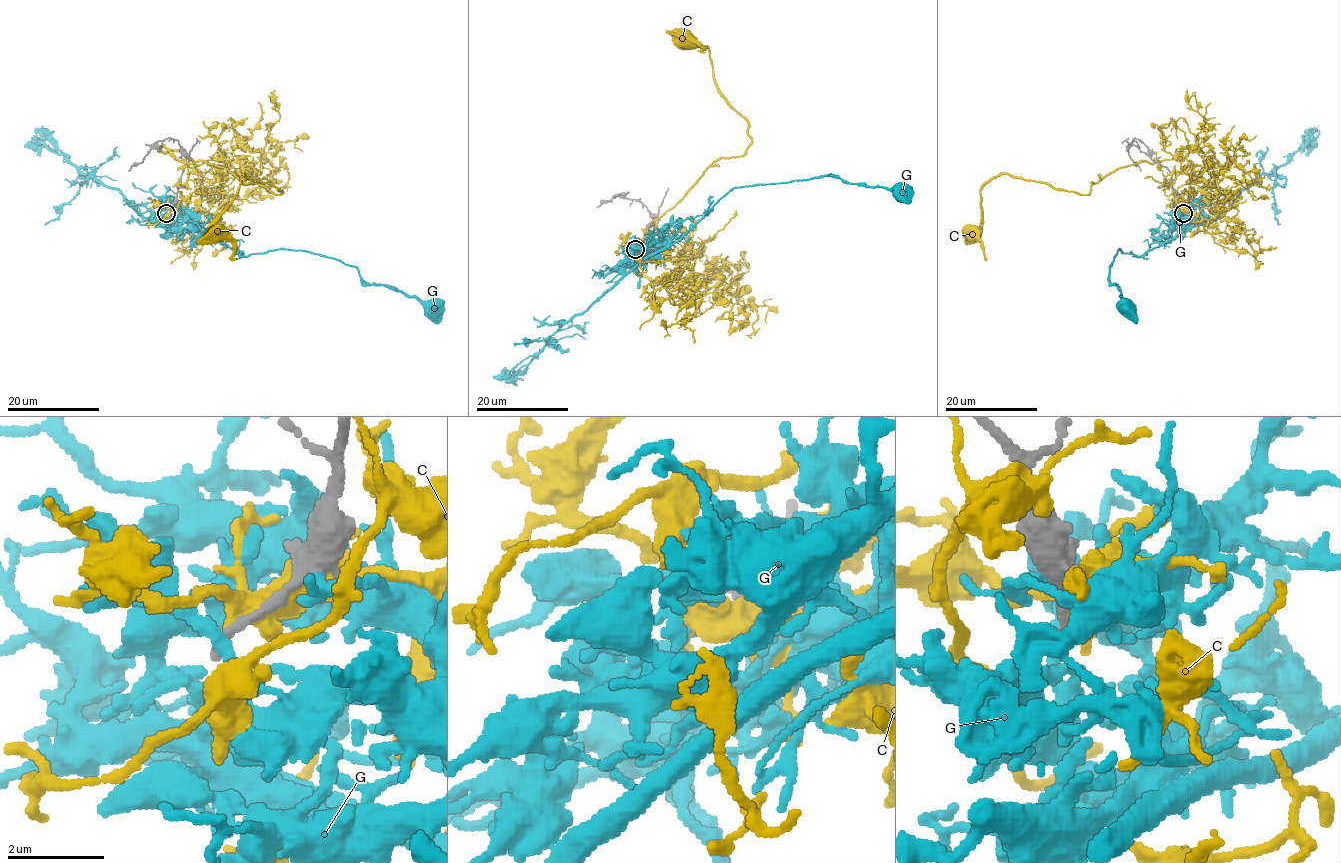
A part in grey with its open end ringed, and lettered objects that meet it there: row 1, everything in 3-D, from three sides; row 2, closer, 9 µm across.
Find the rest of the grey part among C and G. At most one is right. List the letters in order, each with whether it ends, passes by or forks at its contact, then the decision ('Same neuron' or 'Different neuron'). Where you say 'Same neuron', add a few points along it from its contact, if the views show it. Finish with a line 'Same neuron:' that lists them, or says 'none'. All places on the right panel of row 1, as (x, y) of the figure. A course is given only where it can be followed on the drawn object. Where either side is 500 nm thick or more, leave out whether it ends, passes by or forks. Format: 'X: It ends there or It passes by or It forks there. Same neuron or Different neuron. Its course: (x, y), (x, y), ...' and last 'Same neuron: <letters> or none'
C: It forks there. Different neuron
G: It passes by. Different neuron
Same neuron: none

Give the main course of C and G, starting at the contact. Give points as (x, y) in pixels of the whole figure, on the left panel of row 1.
C: (168, 209), (194, 196), (198, 179), (212, 194), (188, 175), (199, 160), (282, 191), (244, 174), (215, 233)
G: (166, 212), (190, 219), (244, 255), (280, 249), (339, 259), (355, 267), (365, 282), (395, 286), (434, 309)

